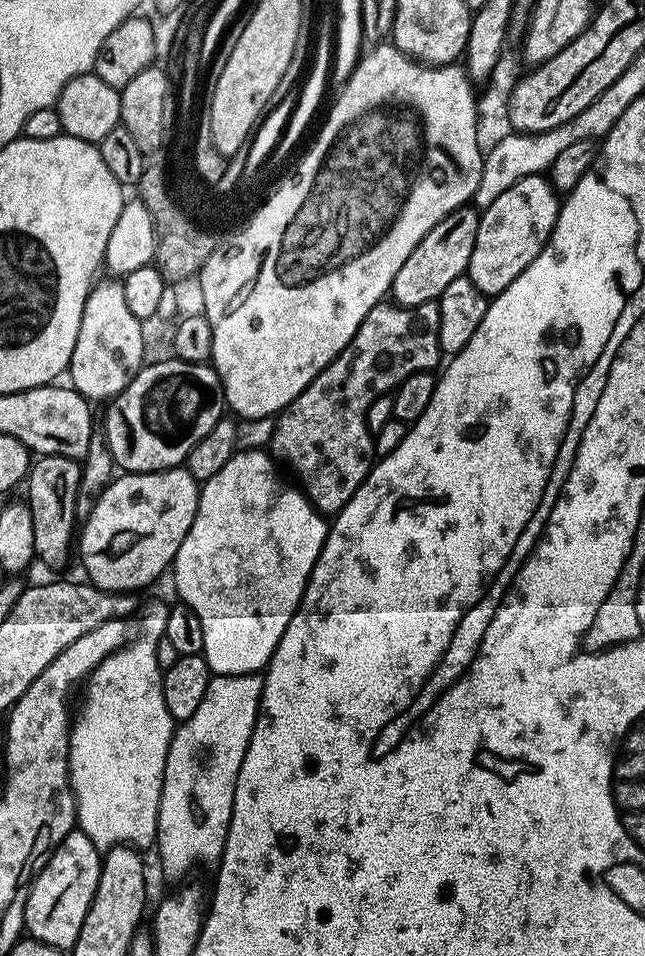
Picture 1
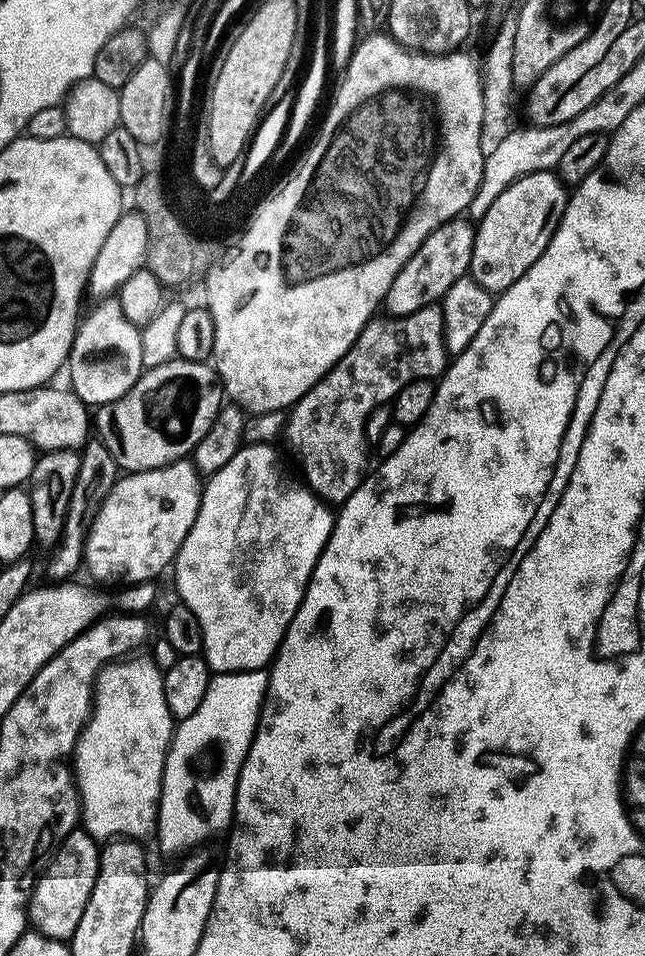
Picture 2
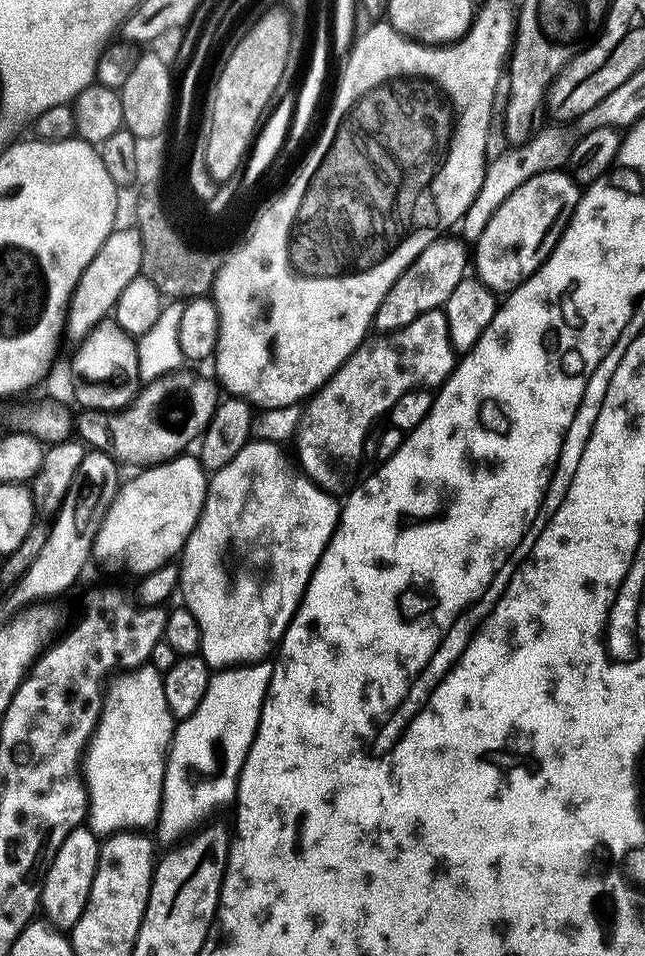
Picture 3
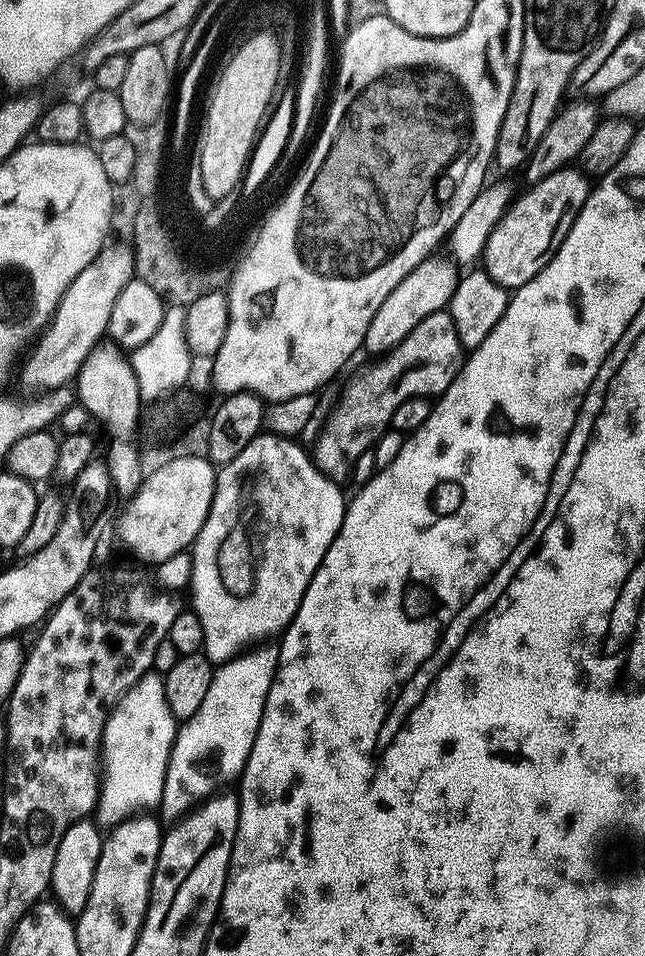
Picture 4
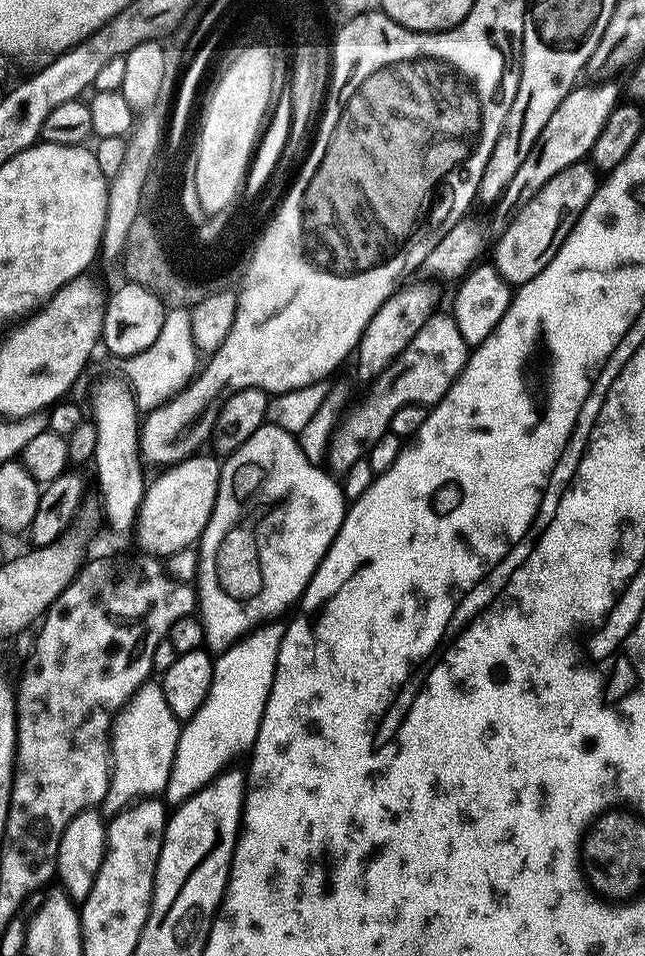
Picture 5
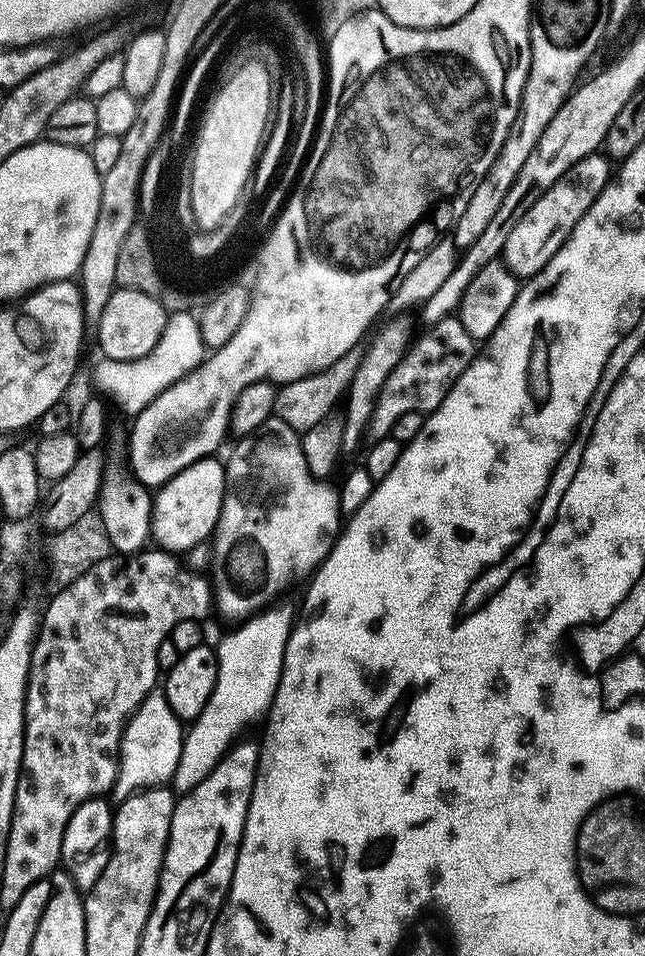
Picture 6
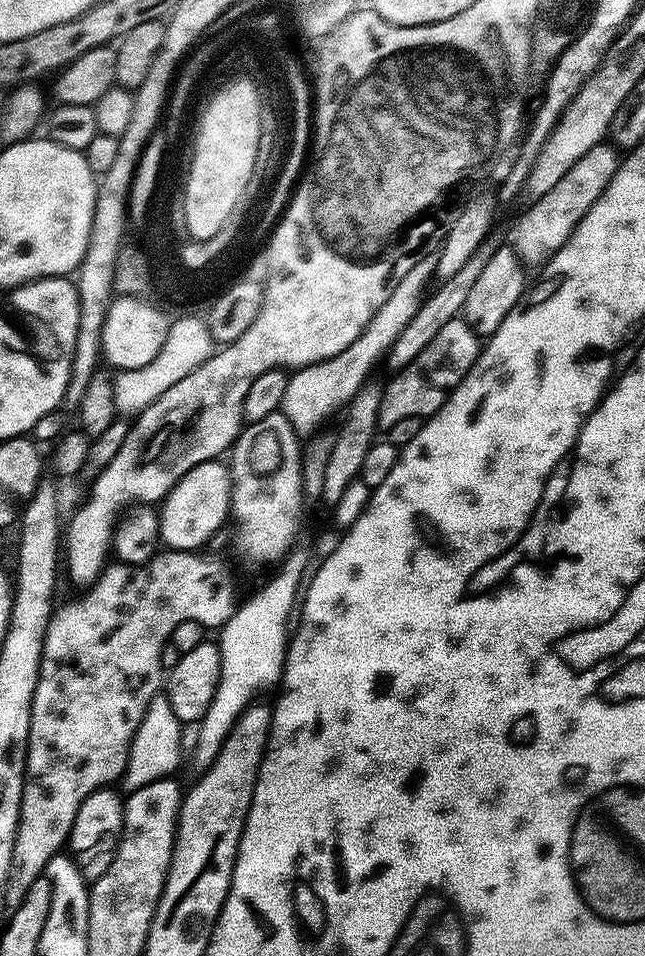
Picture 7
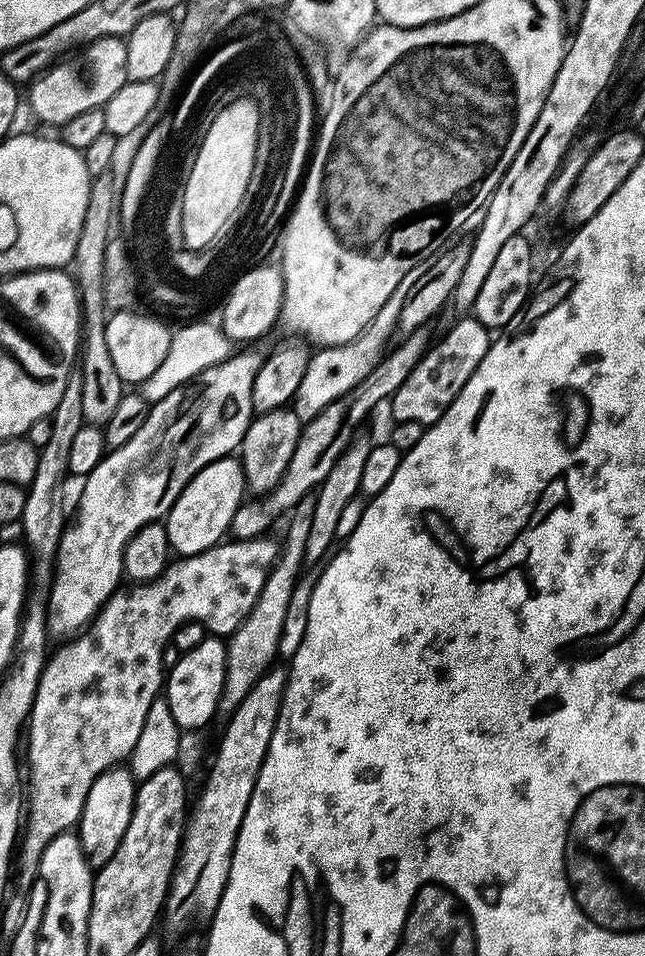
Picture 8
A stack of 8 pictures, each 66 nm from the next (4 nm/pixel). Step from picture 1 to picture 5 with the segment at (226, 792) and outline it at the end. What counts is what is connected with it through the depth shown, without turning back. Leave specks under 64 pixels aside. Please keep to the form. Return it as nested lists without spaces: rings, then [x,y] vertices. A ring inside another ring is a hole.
[[[280,622],[261,623],[251,632],[241,636],[236,643],[228,645],[215,657],[216,669],[210,686],[210,694],[206,694],[206,702],[202,702],[198,714],[194,714],[194,718],[190,718],[180,729],[170,778],[163,791],[169,805],[175,806],[183,800],[188,800],[195,792],[206,787],[215,776],[219,776],[221,772],[225,771],[235,761],[232,759],[235,758],[236,752],[247,753],[256,743],[260,719],[272,689],[272,679],[276,673],[278,650],[284,637],[285,625],[276,623]]]

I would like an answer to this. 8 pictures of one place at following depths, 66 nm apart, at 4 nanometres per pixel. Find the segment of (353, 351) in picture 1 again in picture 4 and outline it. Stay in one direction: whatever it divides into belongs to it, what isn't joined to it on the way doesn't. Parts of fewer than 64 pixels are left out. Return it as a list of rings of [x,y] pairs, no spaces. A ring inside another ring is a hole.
[[[447,310],[430,314],[430,318],[422,318],[422,322],[406,334],[397,348],[381,355],[373,368],[366,369],[361,376],[345,383],[340,400],[314,443],[317,470],[330,480],[344,482],[352,467],[359,462],[360,455],[364,451],[365,455],[389,431],[394,410],[398,410],[406,398],[441,396],[460,373],[465,356],[466,349],[460,345],[458,330],[454,330],[452,315]]]

